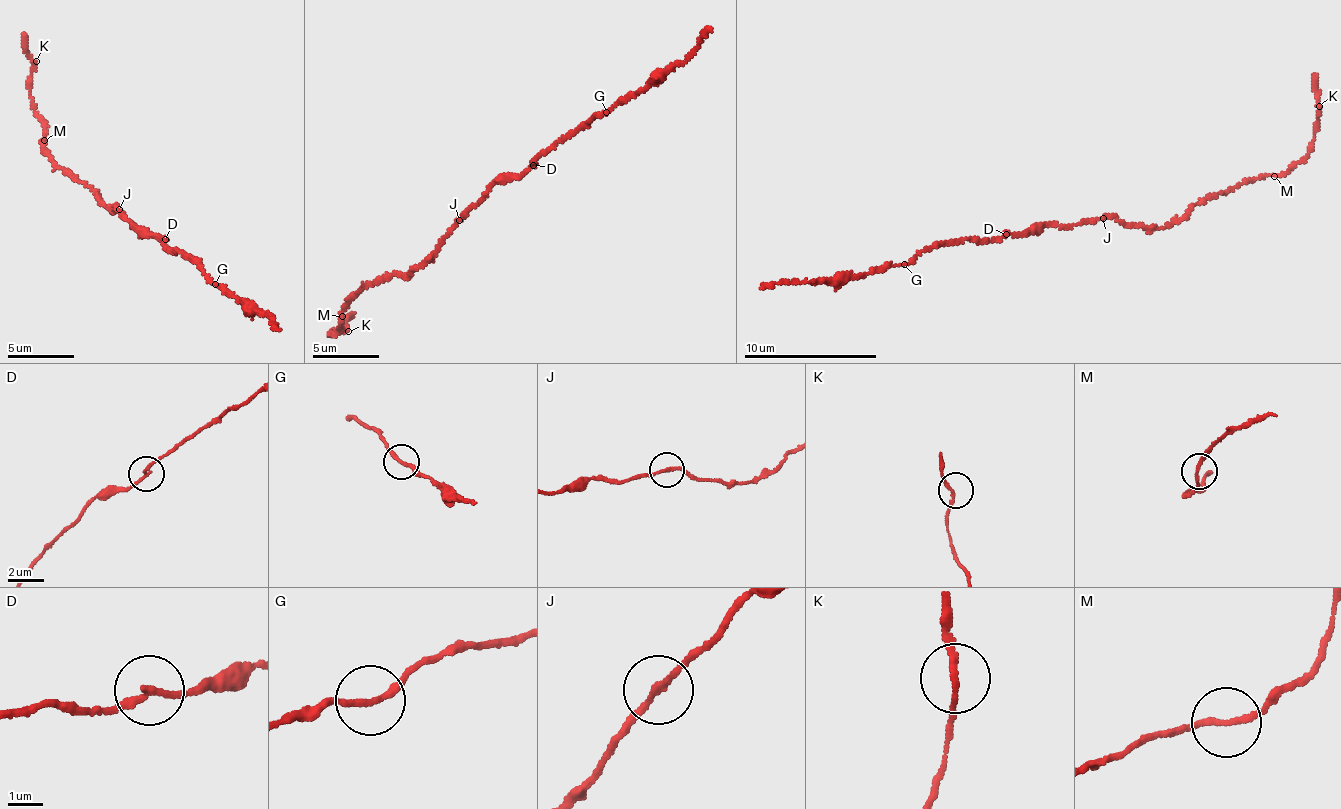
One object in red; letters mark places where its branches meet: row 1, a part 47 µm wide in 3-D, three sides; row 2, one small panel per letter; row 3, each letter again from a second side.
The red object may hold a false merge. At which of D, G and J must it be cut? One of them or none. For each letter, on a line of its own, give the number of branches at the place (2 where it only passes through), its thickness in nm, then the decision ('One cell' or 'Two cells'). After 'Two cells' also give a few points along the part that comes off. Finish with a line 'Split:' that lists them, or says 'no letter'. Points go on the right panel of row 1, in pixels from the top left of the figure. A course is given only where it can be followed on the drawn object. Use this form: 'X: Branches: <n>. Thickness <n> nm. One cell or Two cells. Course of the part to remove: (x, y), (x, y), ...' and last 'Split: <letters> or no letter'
D: Branches: 2. Thickness 180 nm. One cell
G: Branches: 2. Thickness 180 nm. One cell
J: Branches: 2. Thickness 160 nm. One cell
Split: no letter

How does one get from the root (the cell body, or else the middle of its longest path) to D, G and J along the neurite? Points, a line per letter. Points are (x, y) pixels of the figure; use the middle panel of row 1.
D: (475, 204), (496, 182), (505, 183), (517, 178), (532, 164)
G: (475, 204), (496, 182), (505, 183), (517, 178), (543, 154), (583, 129), (596, 116), (602, 116), (606, 112)
J: (475, 204), (458, 220)

